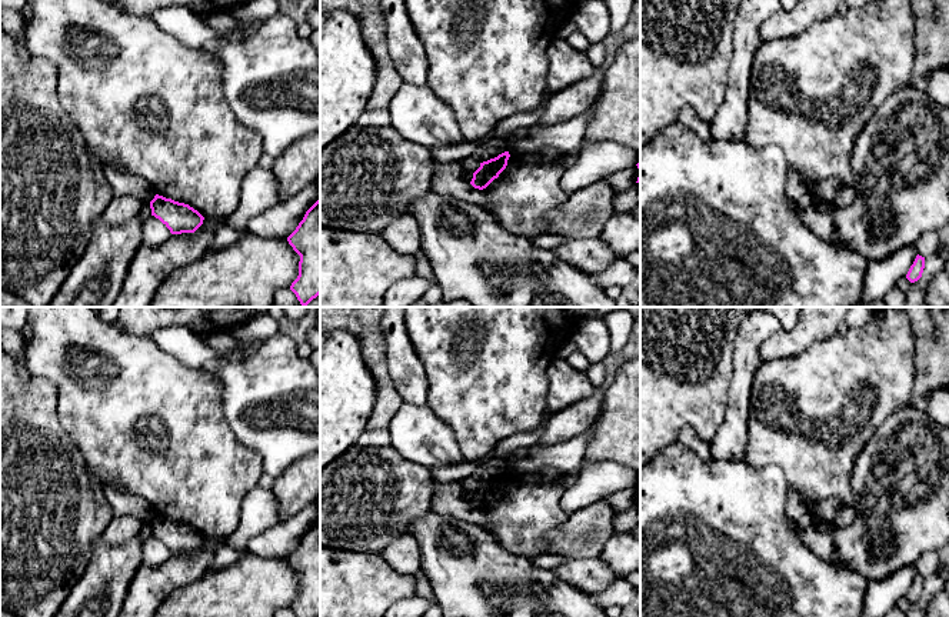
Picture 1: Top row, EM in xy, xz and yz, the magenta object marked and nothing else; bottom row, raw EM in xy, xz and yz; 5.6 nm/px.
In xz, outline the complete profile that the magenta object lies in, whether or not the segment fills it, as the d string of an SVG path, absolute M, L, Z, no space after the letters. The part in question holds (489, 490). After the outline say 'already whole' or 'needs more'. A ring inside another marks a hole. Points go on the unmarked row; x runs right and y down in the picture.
M505 471L495 478L480 483L480 487L473 493L470 504L474 508L486 508L506 488L510 474Z | already whole

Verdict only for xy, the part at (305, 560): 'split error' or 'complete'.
complete

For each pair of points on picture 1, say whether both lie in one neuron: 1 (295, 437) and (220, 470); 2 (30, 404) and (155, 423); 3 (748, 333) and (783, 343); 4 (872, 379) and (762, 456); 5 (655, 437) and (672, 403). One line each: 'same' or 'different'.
1: different
2: different
3: different
4: same
5: same

